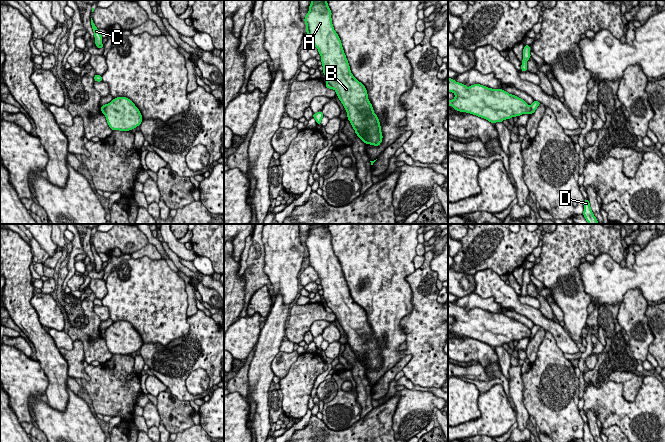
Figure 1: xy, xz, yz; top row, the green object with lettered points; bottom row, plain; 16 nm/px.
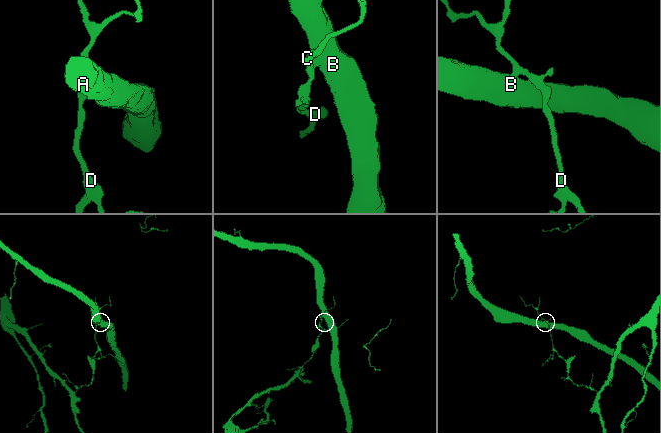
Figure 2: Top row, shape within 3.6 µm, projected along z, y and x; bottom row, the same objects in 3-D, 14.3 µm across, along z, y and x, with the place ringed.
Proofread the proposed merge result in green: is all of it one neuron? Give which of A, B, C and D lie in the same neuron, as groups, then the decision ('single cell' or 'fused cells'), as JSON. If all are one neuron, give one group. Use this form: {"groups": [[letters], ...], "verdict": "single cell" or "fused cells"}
{"groups": [["A", "B"], ["C", "D"]], "verdict": "fused cells"}

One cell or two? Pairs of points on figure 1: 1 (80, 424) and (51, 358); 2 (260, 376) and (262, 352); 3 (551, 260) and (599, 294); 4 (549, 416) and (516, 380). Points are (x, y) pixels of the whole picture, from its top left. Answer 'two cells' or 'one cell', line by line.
1: two cells
2: one cell
3: two cells
4: two cells

